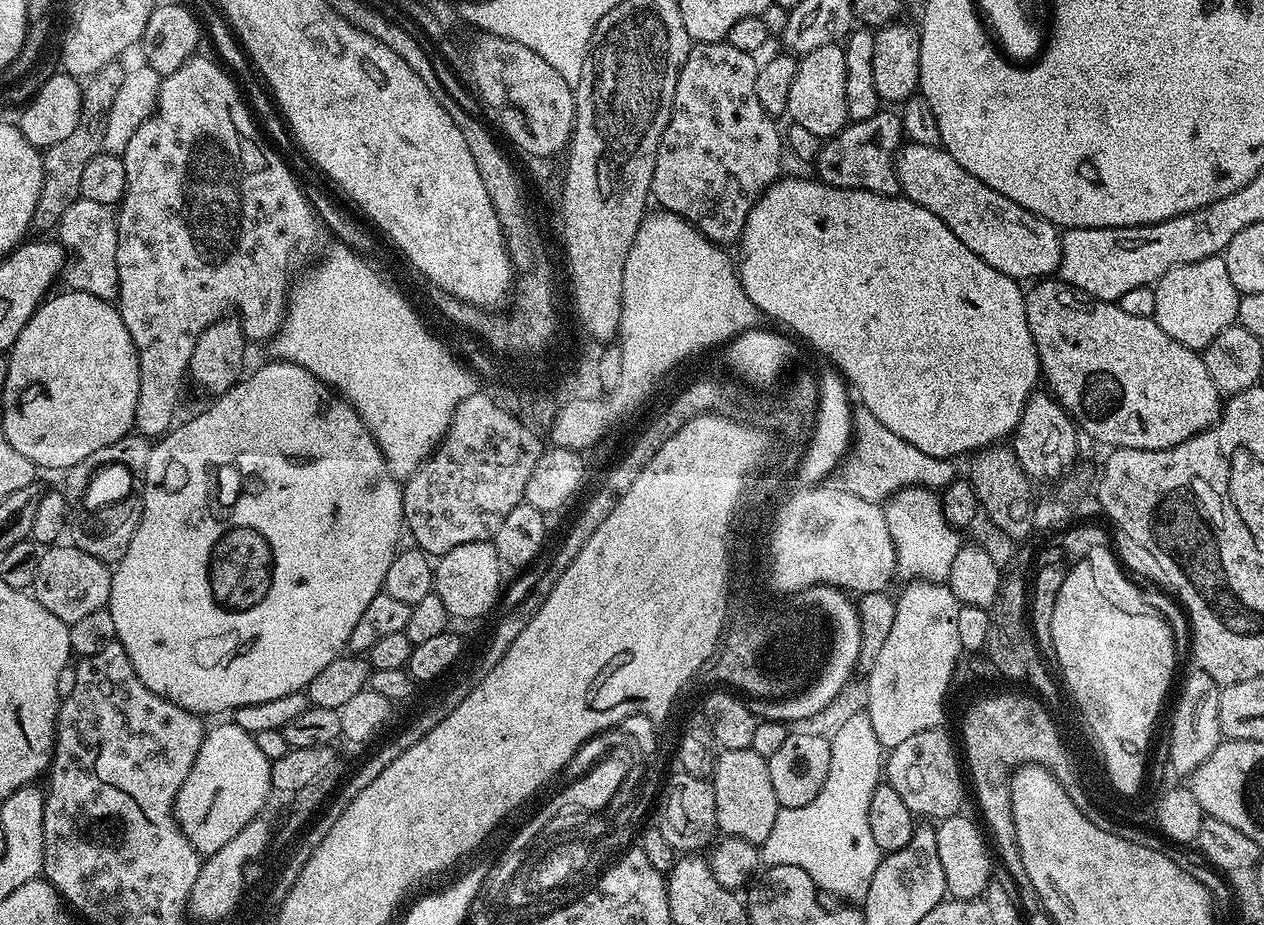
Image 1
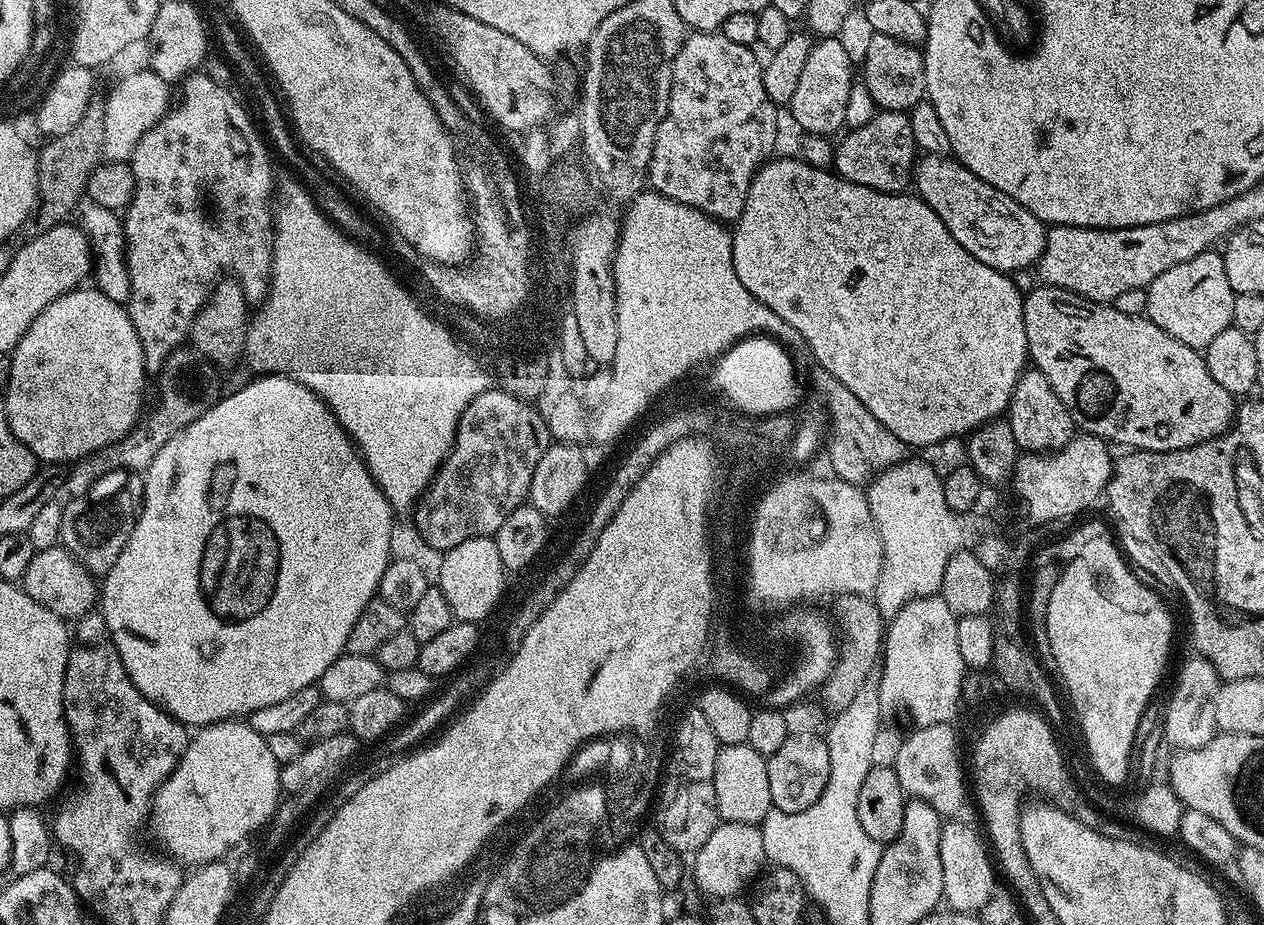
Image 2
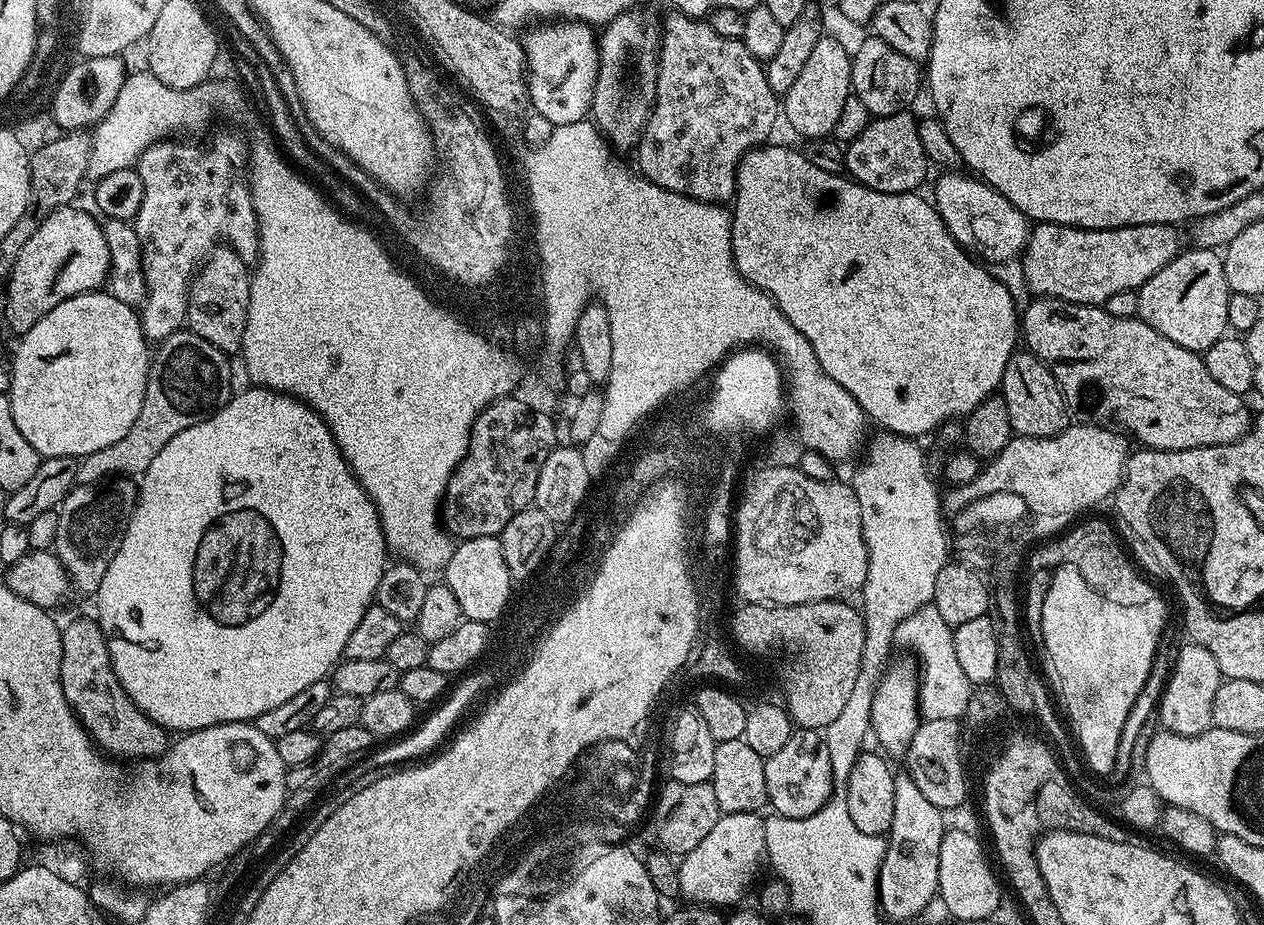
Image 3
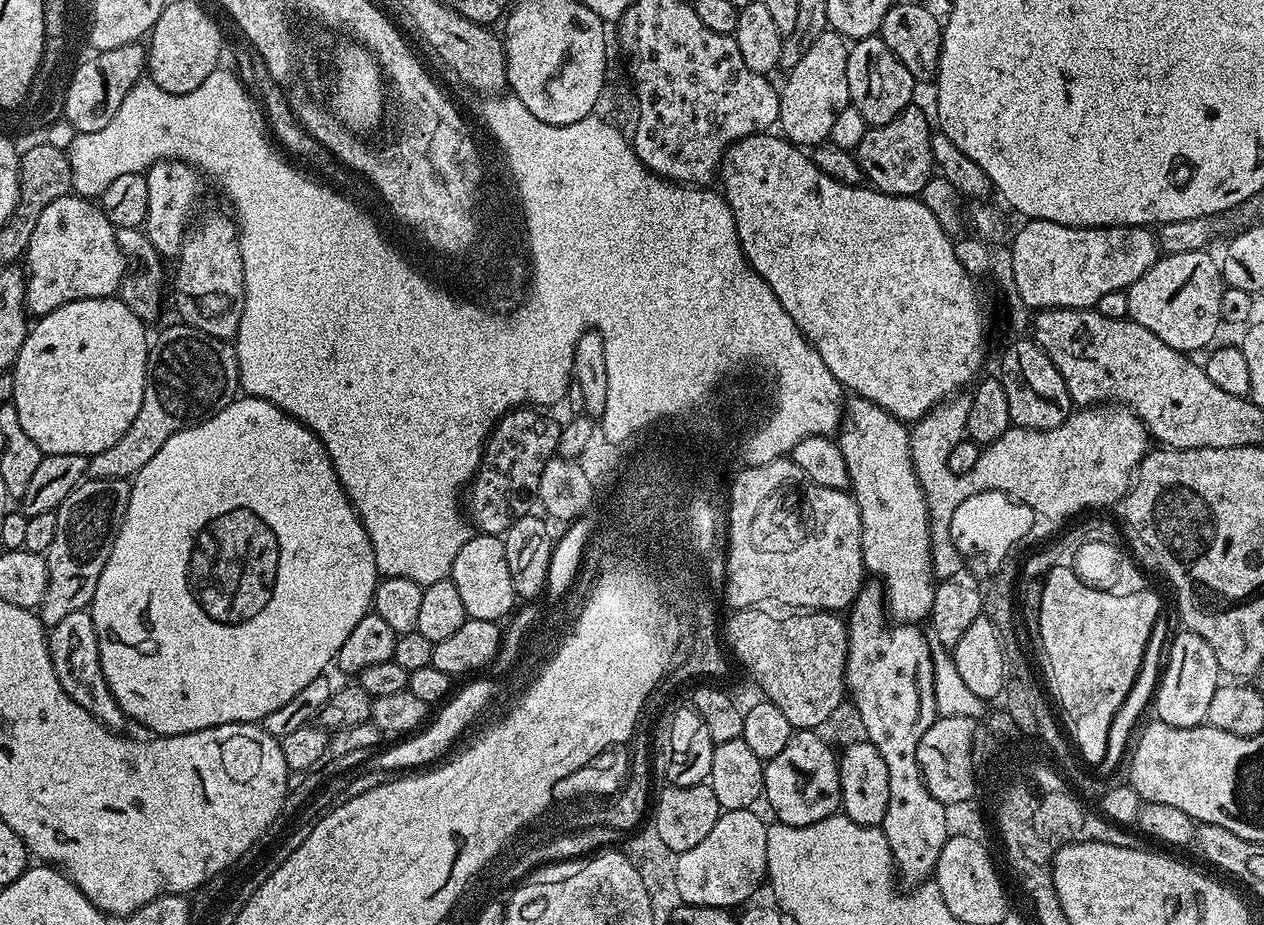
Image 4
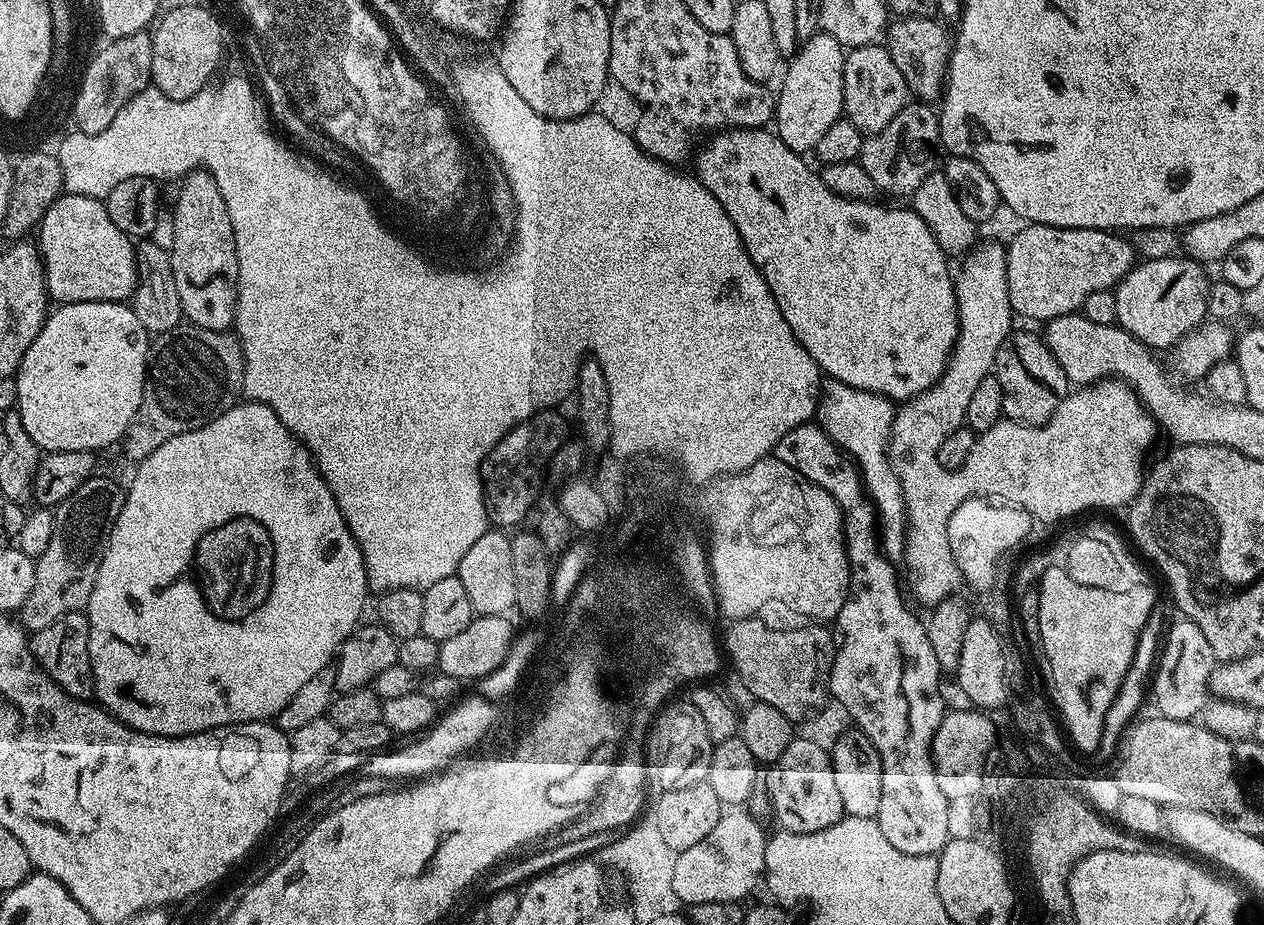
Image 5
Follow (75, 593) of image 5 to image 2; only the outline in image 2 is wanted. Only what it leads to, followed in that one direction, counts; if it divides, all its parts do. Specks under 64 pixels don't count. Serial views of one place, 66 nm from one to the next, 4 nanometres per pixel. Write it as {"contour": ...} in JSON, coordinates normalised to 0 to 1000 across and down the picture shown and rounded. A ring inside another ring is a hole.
{"contour":[[[104,512],[102,519],[89,534],[86,541],[79,541],[70,549],[70,541],[57,538],[50,546],[49,577],[47,588],[66,612],[68,617],[77,625],[81,625],[93,608],[93,599],[103,586],[103,577],[108,568],[111,546],[114,544],[114,517]]]}

